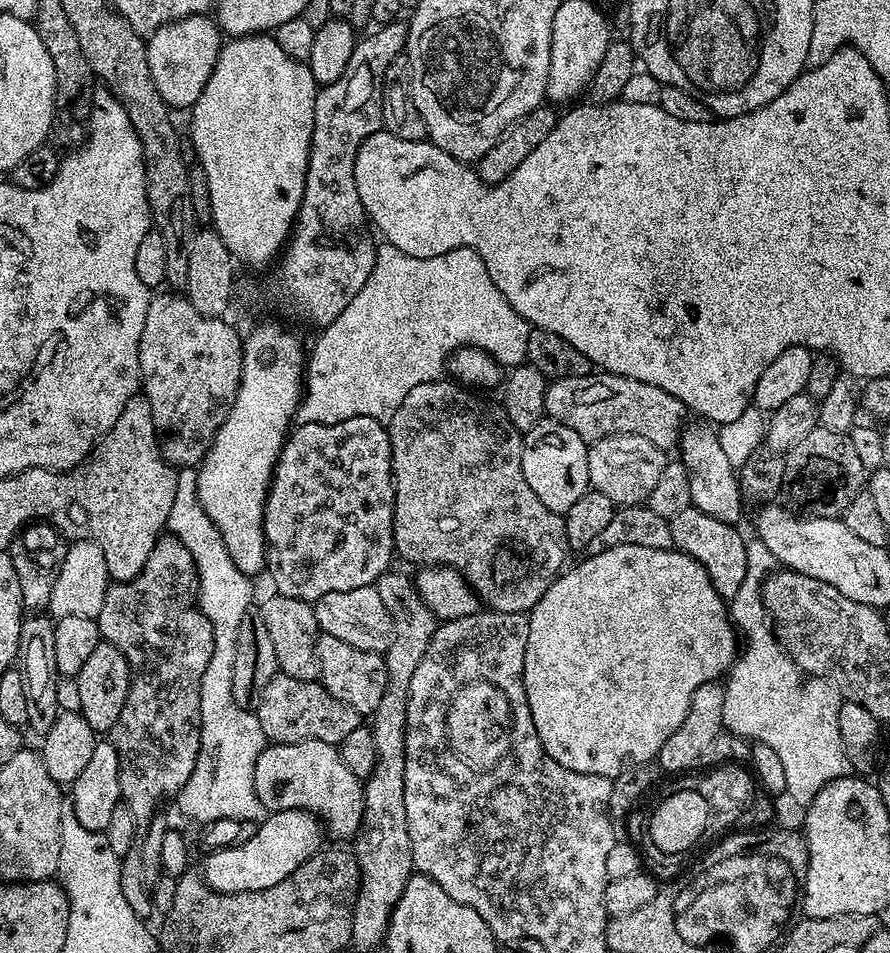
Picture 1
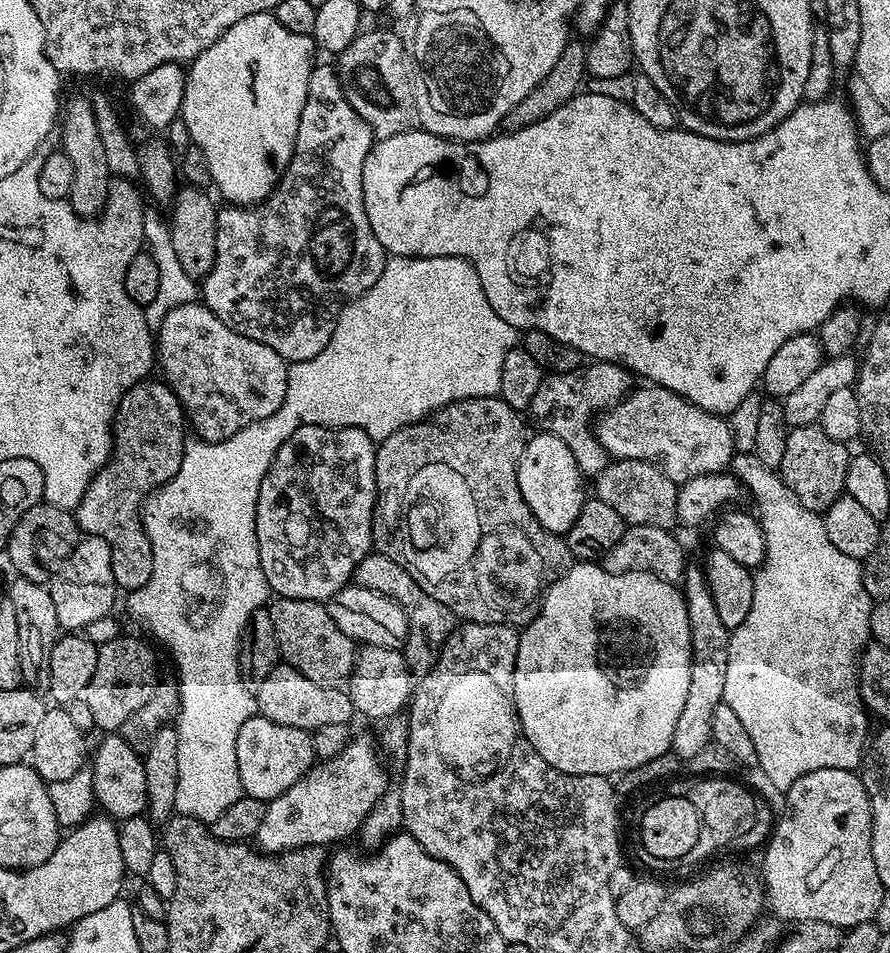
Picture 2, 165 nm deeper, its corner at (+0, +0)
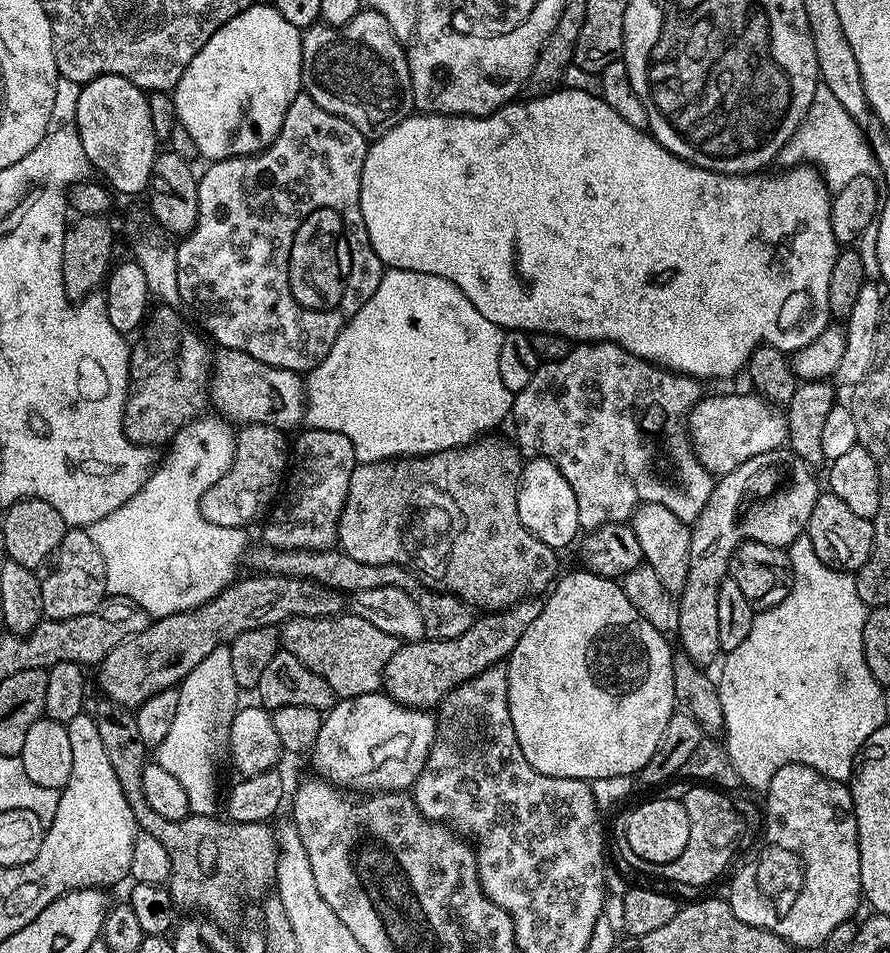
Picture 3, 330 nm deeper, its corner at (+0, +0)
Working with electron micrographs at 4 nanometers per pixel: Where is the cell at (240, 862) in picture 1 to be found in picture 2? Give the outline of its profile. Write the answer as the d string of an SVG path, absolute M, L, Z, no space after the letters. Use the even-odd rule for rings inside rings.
M357 735L349 740L348 744L334 758L321 760L305 774L290 790L278 794L278 798L267 801L262 818L262 826L258 826L258 834L254 837L259 851L265 854L275 854L277 852L289 852L302 846L318 844L329 846L336 844L339 840L348 840L357 835L374 802L382 798L384 789L389 787L390 780L384 773L386 769L385 761L378 751L378 744L375 739L368 736Z

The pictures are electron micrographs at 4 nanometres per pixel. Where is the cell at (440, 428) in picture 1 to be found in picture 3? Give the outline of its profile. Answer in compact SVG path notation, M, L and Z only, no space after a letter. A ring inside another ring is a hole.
M487 435L455 450L433 452L411 458L387 458L373 464L357 463L350 478L348 500L340 515L339 547L350 558L367 564L399 564L408 569L421 585L438 592L449 592L473 609L485 613L502 612L523 600L540 598L553 587L560 564L556 561L557 549L546 546L518 518L518 490L522 471L522 452L511 441L497 440ZM419 488L433 488L445 492L452 504L461 512L463 522L471 522L472 534L457 534L453 540L440 536L440 512L436 508L416 508L411 512L404 501L407 492Z

